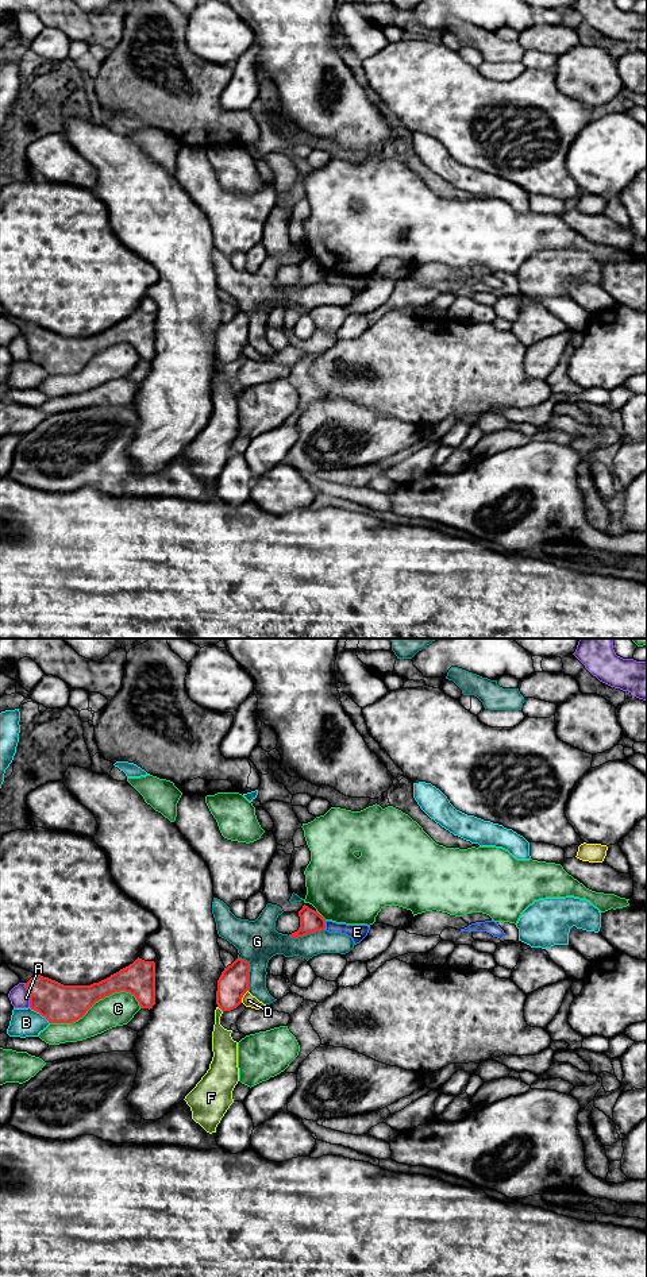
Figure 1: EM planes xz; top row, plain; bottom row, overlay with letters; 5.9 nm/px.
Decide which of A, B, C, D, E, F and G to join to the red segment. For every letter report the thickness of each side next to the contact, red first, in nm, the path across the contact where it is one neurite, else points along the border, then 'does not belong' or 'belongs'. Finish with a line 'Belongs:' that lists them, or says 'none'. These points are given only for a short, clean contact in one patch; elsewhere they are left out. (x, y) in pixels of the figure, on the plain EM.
A: 240 nm thick on the red side, 120 nm on the other; does not belong
B: 240 nm thick on the red side, 180 nm on the other; does not belong
C: 240 nm thick on the red side, 190 nm on the other; does not belong
D: 180 nm thick on the red side, 80 nm on the other; does not belong
E: 140 nm thick on the red side, 100 nm on the other; border along xz (326, 273), (323, 281); does not belong
F: 180 nm thick on the red side, 150 nm on the other; does not belong
G: 180 nm thick on the red side, 260 nm on the other; does not belong
Belongs: none

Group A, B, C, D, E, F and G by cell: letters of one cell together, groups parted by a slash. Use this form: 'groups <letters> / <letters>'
groups A / B / C / D / E / F / G

